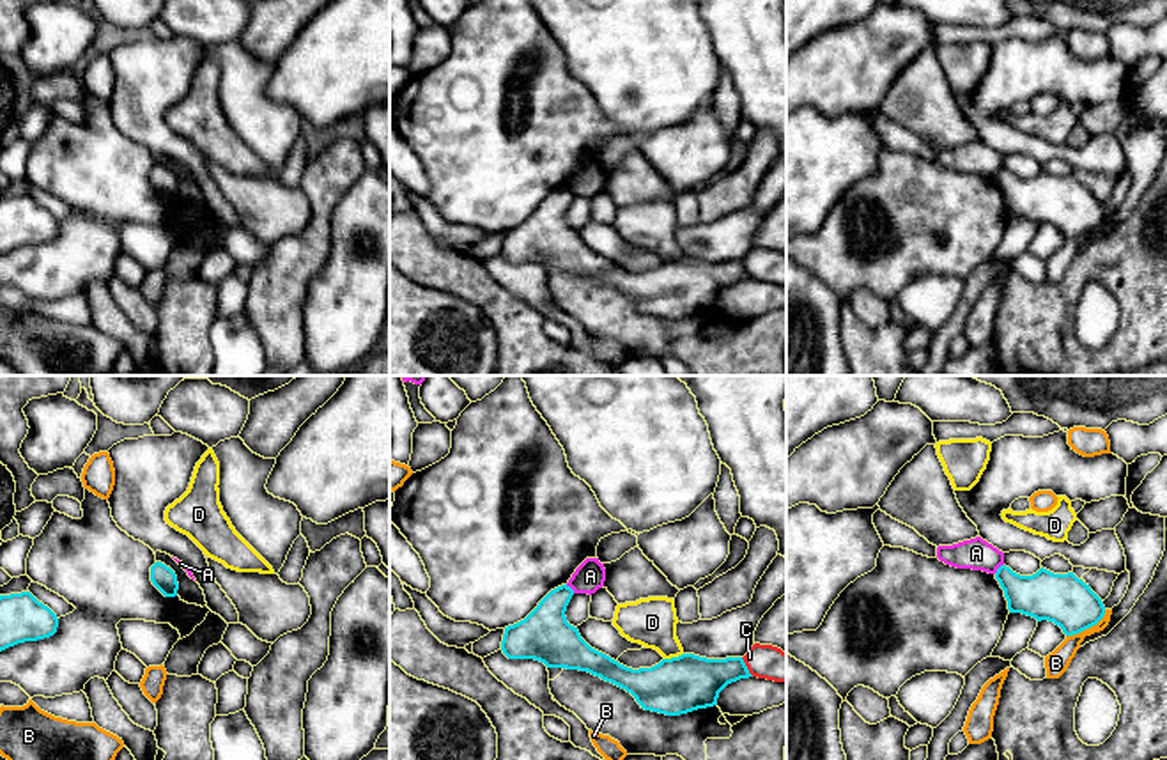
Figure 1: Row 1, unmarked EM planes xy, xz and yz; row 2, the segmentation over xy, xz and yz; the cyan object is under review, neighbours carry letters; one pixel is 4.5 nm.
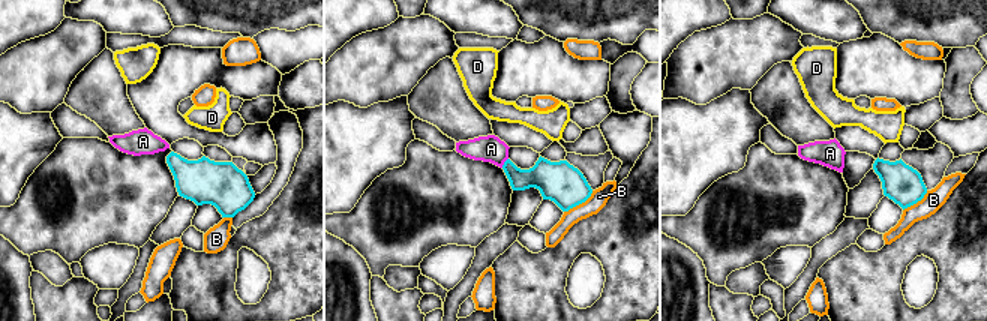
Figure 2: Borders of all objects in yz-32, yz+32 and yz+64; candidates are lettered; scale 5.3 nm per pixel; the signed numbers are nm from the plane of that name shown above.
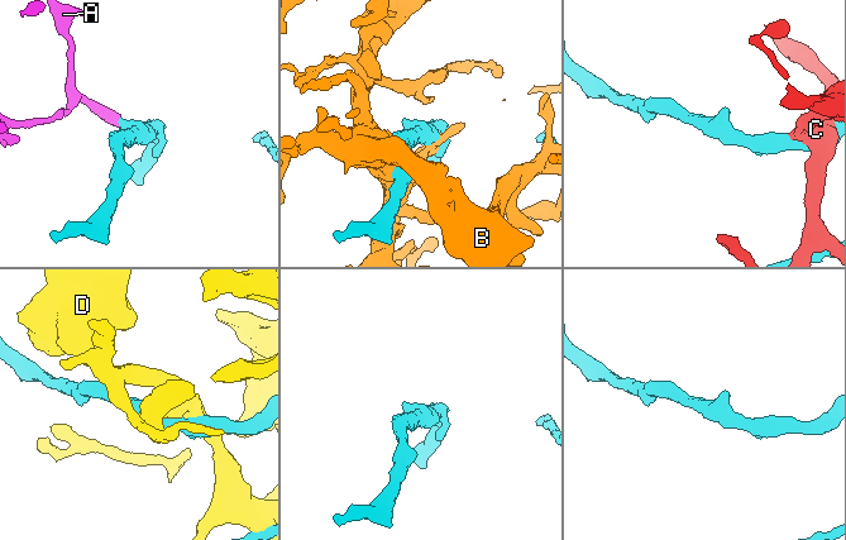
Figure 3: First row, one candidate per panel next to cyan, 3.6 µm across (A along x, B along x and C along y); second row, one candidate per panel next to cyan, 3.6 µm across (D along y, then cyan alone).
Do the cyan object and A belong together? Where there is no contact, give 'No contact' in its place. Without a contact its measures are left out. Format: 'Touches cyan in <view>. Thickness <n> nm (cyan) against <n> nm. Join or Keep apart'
Touches cyan in yz. Thickness 220 nm (cyan) against 140 nm. Keep apart

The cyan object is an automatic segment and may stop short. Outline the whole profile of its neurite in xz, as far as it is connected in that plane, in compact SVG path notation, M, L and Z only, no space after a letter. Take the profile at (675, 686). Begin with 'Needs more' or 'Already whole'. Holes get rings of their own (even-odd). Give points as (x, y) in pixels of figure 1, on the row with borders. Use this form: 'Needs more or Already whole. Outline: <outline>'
Already whole. Outline: M561 585L551 590L524 620L505 627L501 641L503 654L508 659L535 659L547 668L588 671L630 693L641 709L666 716L680 716L698 709L714 707L717 705L719 693L728 684L753 677L742 657L707 659L694 654L662 659L652 668L627 668L591 648L581 638L577 627L567 622L565 611L572 595L574 590Z

